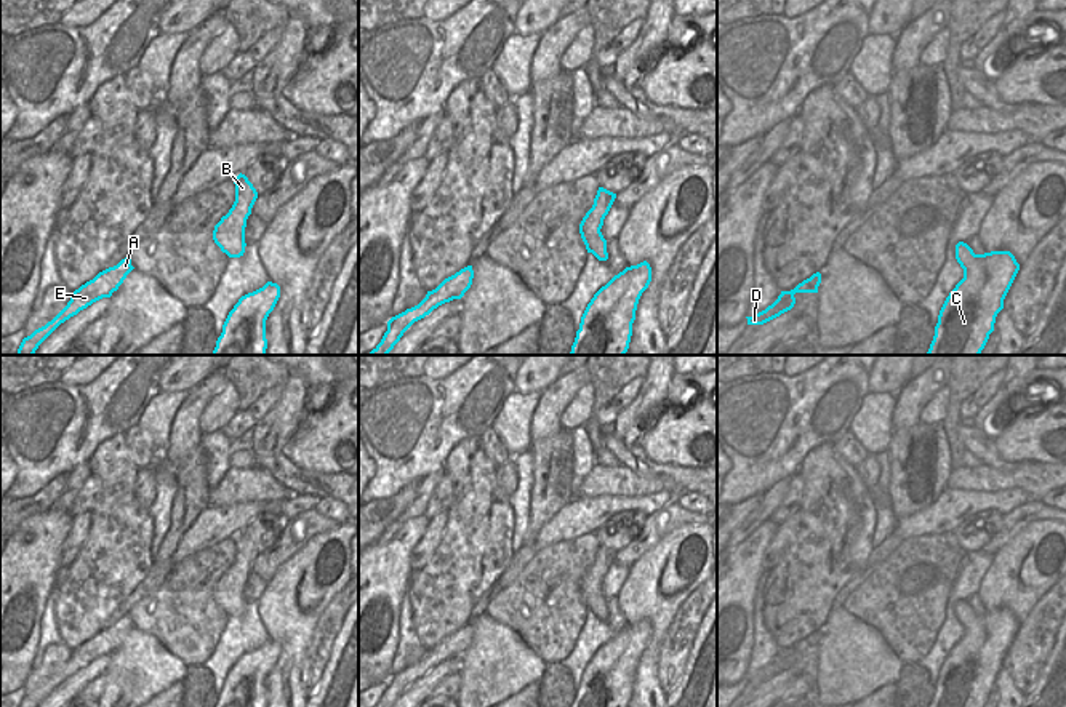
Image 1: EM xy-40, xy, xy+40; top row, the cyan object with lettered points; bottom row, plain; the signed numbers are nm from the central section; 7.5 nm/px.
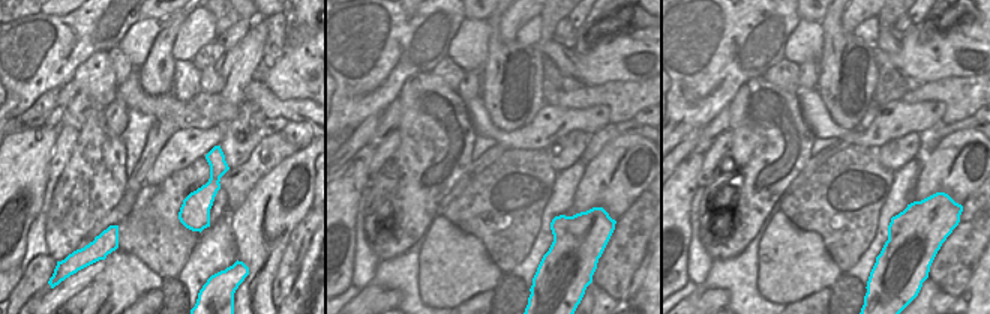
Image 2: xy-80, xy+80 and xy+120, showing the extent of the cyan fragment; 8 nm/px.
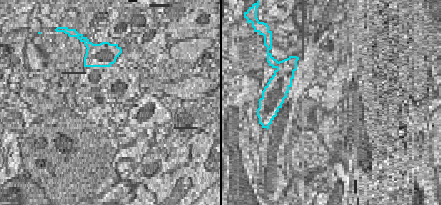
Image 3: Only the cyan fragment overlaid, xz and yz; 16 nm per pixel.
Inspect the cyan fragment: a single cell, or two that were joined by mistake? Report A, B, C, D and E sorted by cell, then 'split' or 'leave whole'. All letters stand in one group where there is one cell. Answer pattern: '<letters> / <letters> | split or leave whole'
A B C D E | leave whole

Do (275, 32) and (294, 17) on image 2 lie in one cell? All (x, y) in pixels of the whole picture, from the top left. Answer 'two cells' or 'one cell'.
two cells

